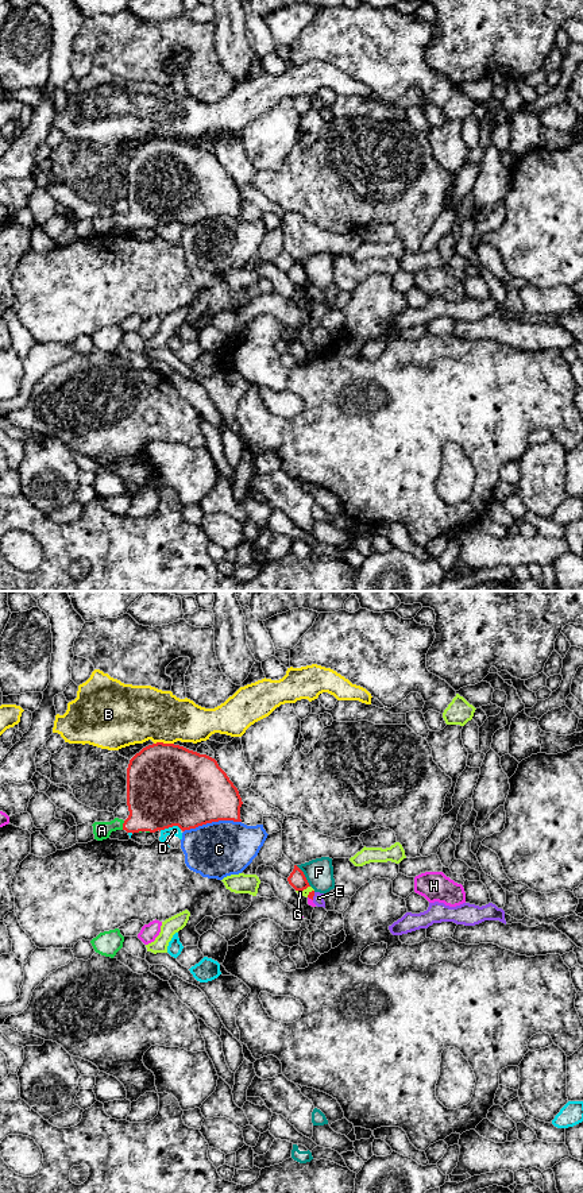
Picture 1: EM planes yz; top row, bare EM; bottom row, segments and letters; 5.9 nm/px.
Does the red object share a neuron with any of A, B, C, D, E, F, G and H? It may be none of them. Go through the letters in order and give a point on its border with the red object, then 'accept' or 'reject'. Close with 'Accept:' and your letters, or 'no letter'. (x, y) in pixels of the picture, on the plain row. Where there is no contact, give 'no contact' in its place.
A: yz (123, 220) | reject
B: yz (162, 138) | reject
C: yz (212, 216) | reject
D: yz (170, 222) | reject
E: yz (313, 290) | accept
F: yz (304, 271) | reject
G: yz (302, 285) | reject
H: yz (311, 293) | reject
Accept: E

